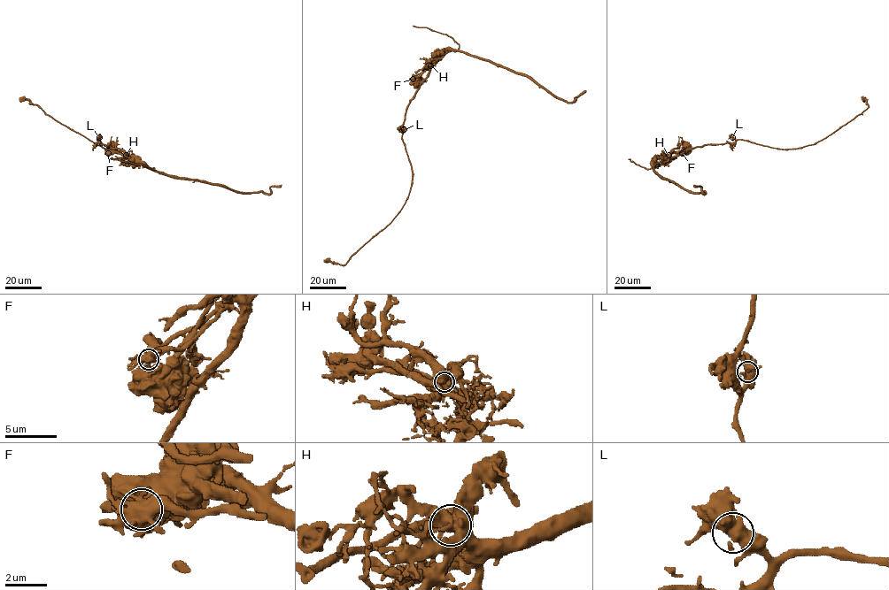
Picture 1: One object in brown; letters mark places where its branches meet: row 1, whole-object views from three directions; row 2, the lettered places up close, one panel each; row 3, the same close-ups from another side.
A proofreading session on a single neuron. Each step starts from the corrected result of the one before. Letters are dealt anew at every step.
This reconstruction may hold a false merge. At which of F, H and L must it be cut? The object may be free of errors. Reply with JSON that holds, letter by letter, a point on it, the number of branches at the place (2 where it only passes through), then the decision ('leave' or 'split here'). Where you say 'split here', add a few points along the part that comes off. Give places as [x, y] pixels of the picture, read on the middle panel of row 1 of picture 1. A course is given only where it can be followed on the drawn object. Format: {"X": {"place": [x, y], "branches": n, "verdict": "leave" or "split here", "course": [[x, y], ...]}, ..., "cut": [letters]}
{"F": {"place": [413, 79], "branches": 7, "verdict": "split here", "course": [[413, 79], [429, 67], [402, 126], [412, 172], [407, 198], [394, 218], [345, 264], [324, 259]]}, "H": {"place": [430, 65], "branches": 6, "verdict": "leave"}, "L": {"place": [404, 129], "branches": 3, "verdict": "leave"}, "cut": ["F"]}

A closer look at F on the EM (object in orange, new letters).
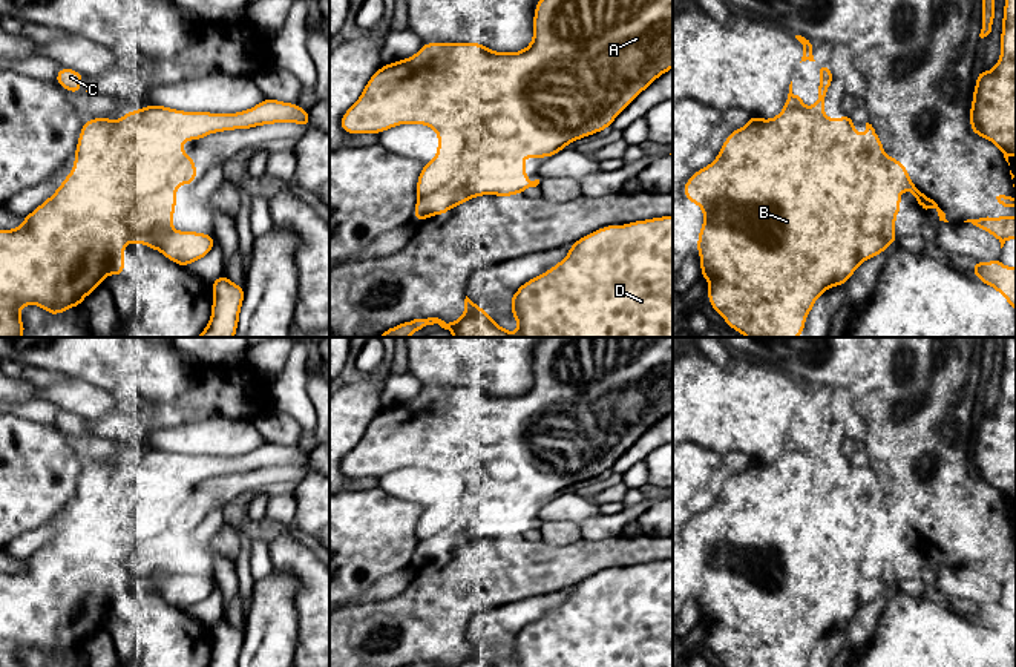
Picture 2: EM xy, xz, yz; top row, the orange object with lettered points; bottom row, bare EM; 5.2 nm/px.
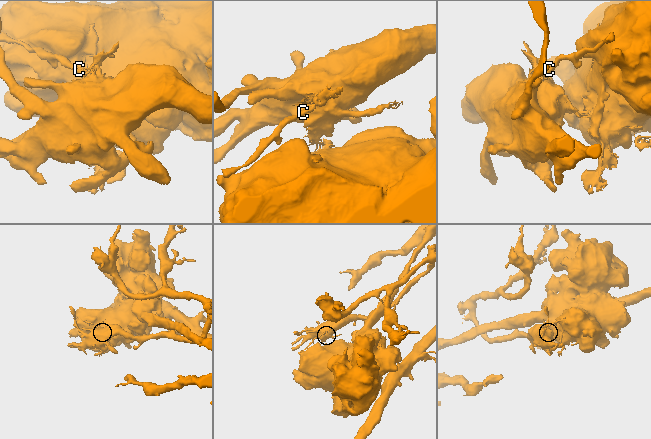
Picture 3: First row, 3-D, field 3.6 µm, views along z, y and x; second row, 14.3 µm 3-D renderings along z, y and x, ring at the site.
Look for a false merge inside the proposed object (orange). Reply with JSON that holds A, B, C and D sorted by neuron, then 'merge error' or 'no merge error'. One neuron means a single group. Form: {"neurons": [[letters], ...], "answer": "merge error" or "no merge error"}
{"neurons": [["A", "B", "C"], ["D"]], "answer": "merge error"}

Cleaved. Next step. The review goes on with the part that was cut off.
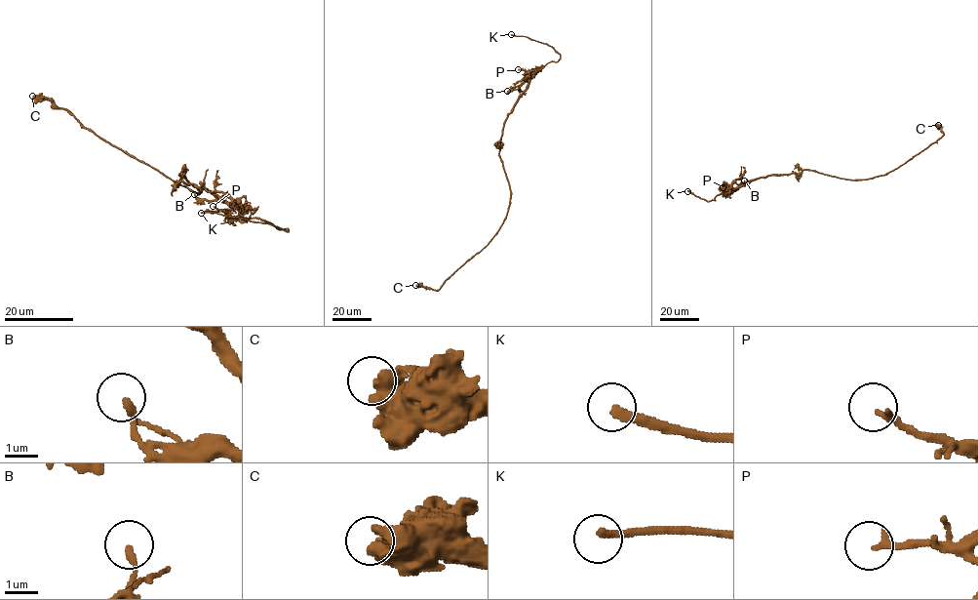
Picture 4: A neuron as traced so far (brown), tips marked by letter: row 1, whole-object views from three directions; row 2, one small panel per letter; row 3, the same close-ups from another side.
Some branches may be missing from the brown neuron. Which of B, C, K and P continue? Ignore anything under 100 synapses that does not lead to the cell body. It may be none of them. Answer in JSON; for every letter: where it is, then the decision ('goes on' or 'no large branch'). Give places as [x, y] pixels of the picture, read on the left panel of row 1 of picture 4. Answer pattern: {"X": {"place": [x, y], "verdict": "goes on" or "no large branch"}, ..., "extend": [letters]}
{"B": {"place": [194, 194], "verdict": "no large branch"}, "C": {"place": [32, 96], "verdict": "no large branch"}, "K": {"place": [201, 213], "verdict": "goes on"}, "P": {"place": [213, 206], "verdict": "no large branch"}, "extend": ["K"]}

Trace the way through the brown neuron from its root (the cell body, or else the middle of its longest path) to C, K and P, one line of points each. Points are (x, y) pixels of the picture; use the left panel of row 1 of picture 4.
C: (184, 178), (199, 193), (176, 184), (159, 171), (99, 139), (66, 110), (32, 96)
K: (184, 178), (180, 175), (179, 181), (204, 187), (244, 218), (288, 230), (201, 213)
P: (184, 178), (180, 175), (179, 181), (204, 187), (231, 208), (223, 211), (213, 206)

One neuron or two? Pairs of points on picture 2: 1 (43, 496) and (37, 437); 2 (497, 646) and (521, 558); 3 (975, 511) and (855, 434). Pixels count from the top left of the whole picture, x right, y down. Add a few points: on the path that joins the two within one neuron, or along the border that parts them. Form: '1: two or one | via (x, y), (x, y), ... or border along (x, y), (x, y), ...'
1: one | via (37, 482), (37, 451)
2: two | border along (543, 595), (483, 611), (474, 618)
3: two | border along (863, 414), (866, 434), (860, 445)

